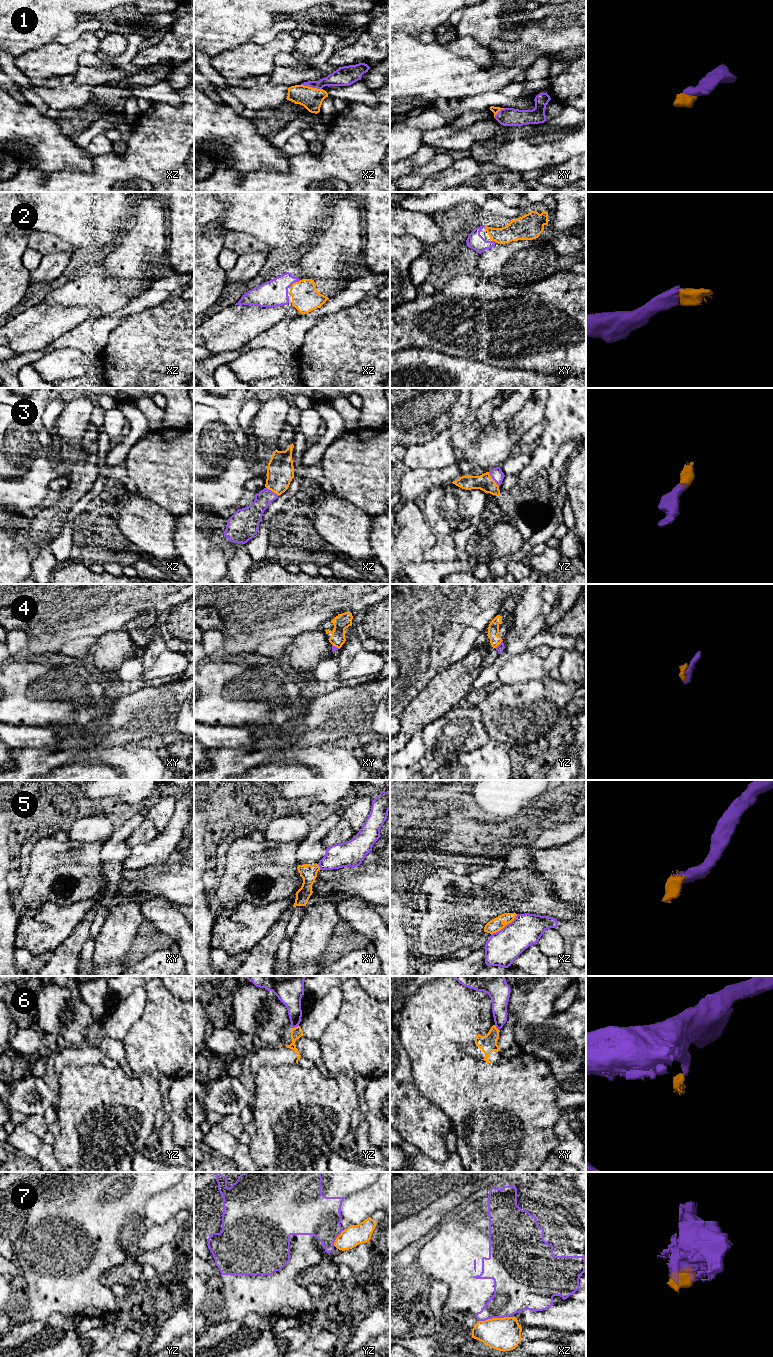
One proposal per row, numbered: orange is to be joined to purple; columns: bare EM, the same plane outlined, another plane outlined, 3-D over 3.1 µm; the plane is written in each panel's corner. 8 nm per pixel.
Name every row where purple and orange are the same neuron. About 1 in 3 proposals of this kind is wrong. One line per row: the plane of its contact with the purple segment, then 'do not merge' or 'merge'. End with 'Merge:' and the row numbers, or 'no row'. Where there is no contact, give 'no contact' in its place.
1: contact in xz; merge
2: contact in xz; merge
3: contact in yz; merge
4: contact in yz; do not merge
5: contact in xz; do not merge
6: contact in yz; do not merge
7: contact in xz; do not merge
Merge: 1, 2, 3

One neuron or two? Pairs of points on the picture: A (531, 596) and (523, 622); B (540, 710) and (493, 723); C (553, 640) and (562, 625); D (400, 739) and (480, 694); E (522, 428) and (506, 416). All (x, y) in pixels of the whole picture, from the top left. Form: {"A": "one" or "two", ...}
{"A": "one", "B": "one", "C": "two", "D": "two", "E": "two"}

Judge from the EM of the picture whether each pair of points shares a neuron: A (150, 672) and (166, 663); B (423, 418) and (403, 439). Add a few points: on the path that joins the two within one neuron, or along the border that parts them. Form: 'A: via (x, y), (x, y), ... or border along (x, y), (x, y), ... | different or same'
A: via (154, 671), (162, 666) | same
B: via (418, 423), (408, 434) | same

